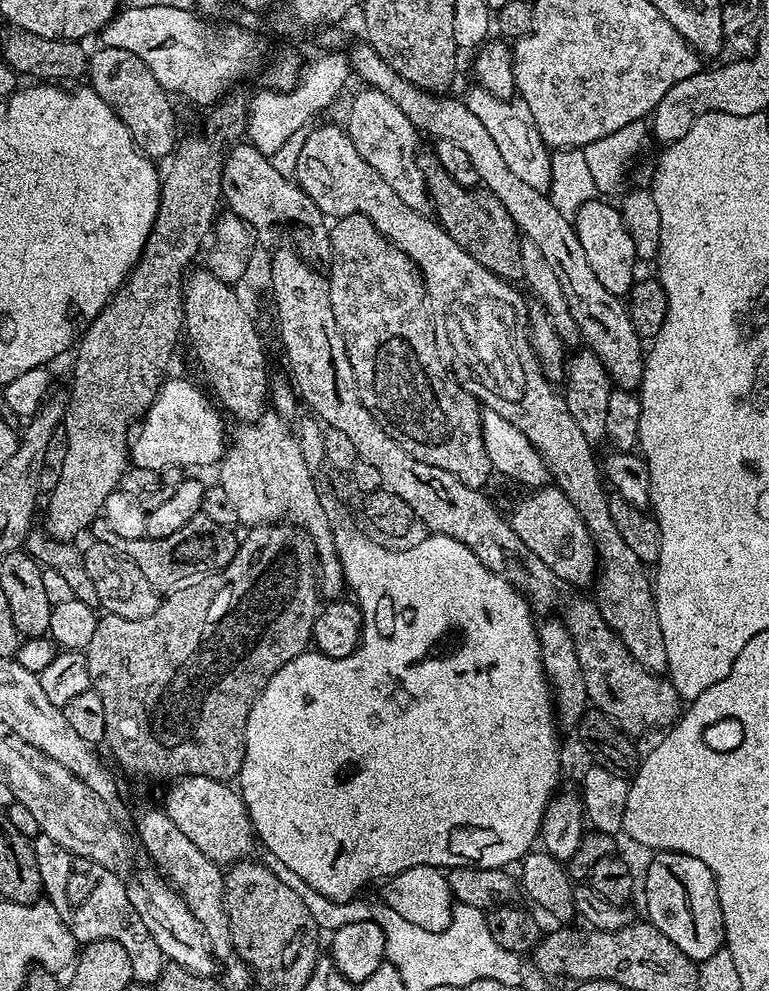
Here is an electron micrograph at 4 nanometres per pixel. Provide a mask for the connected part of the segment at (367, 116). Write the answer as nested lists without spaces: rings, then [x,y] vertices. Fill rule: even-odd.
[[[365,87],[363,91],[352,100],[352,113],[348,116],[348,124],[346,123],[348,136],[354,142],[360,157],[372,167],[373,172],[384,179],[386,186],[390,186],[394,194],[398,194],[398,198],[402,198],[406,206],[410,206],[415,212],[427,213],[430,208],[430,200],[428,204],[430,189],[428,177],[424,175],[422,160],[416,157],[418,129],[410,122],[410,118],[406,118],[406,114],[402,114],[402,110],[398,110],[398,106],[394,106],[394,102],[390,102],[390,98],[386,98],[386,94],[370,87]]]

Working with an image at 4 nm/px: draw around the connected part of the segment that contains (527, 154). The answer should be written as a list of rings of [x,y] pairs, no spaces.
[[[479,84],[473,85],[473,89],[464,96],[467,108],[481,120],[482,126],[485,126],[486,130],[489,131],[490,138],[494,139],[498,151],[505,159],[506,166],[522,182],[528,186],[533,186],[534,190],[545,194],[549,193],[553,187],[551,149],[538,134],[526,102],[519,98],[508,99],[512,98],[496,96]]]

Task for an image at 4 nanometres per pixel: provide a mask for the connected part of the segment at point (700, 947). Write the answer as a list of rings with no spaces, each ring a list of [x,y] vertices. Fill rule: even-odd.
[[[671,850],[665,851],[661,856],[664,857],[657,864],[649,866],[648,877],[644,880],[644,900],[648,903],[647,919],[655,928],[661,928],[666,936],[690,959],[703,962],[715,954],[725,943],[724,915],[722,914],[722,906],[718,898],[716,879],[711,870],[698,858],[685,856],[682,852]],[[679,900],[684,903],[688,916],[672,916],[671,910],[668,909],[668,903],[676,904]]]

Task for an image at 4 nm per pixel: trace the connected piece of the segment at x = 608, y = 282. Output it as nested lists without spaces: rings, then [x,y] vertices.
[[[604,198],[588,199],[585,204],[582,204],[574,223],[578,238],[582,242],[582,250],[586,250],[586,259],[590,261],[590,267],[594,269],[598,282],[602,282],[602,286],[606,286],[606,290],[610,290],[610,294],[623,297],[631,292],[633,283],[637,279],[636,267],[638,267],[638,261],[634,248],[634,238],[630,236],[624,225],[624,218],[620,214],[619,207],[615,203],[612,205],[607,204],[607,202],[609,201]]]

